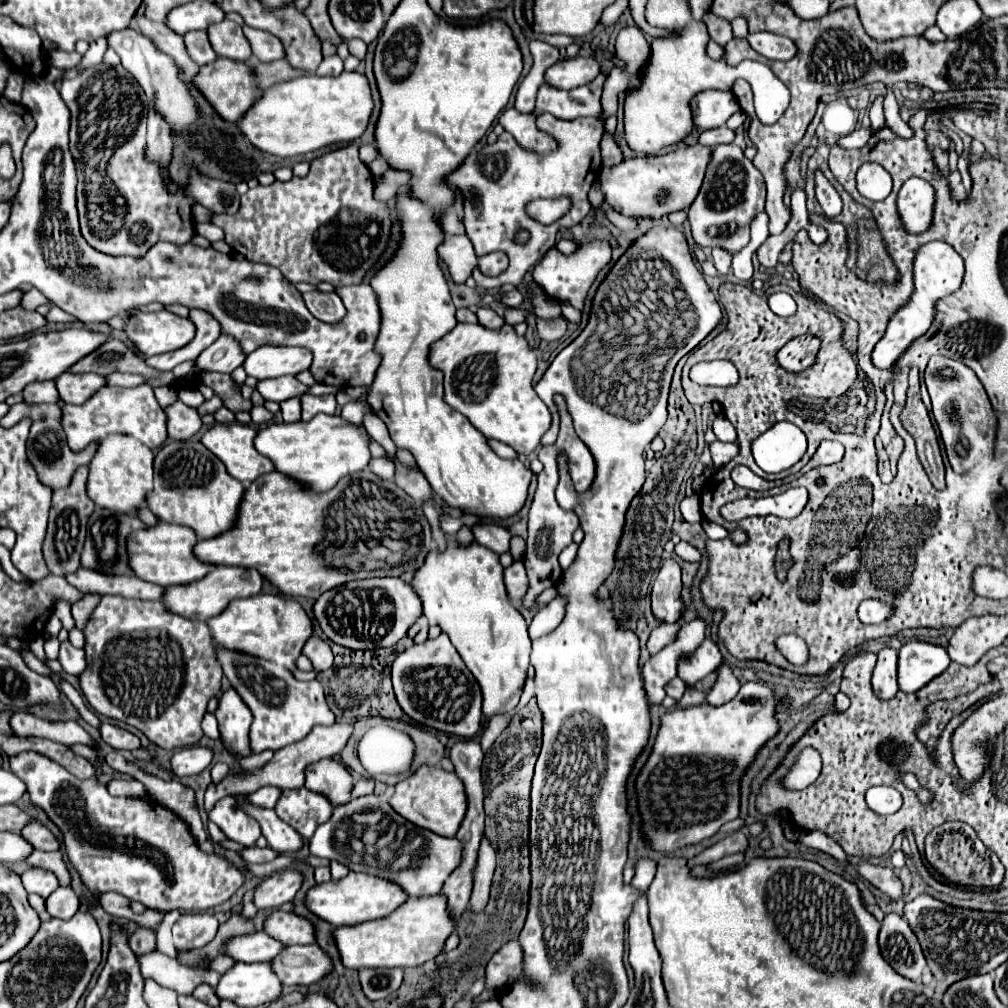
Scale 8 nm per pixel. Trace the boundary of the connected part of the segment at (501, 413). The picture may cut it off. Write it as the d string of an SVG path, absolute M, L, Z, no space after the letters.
M457 324L447 336L439 338L429 348L429 364L435 370L443 372L443 400L451 404L457 412L461 412L485 438L495 438L517 450L519 456L531 454L541 436L551 426L551 412L543 404L543 400L533 390L533 374L537 368L535 352L529 348L523 336L517 336L513 326L505 324L501 330L489 330L481 324Z

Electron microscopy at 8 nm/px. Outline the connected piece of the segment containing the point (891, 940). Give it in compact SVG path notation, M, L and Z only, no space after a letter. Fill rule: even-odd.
M887 914L879 932L879 948L883 958L901 976L921 982L921 972L927 966L919 940L907 920L899 914Z

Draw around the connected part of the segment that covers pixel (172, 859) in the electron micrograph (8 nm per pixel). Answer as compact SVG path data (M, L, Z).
M25 752L11 758L11 772L27 784L31 802L35 806L41 806L59 826L73 866L81 874L87 888L93 892L113 890L159 912L171 912L175 908L197 912L223 904L243 884L243 870L229 864L217 854L201 852L187 824L175 812L157 802L151 802L147 798L115 798L107 792L107 784L99 782L97 778L79 780L63 766L37 752Z

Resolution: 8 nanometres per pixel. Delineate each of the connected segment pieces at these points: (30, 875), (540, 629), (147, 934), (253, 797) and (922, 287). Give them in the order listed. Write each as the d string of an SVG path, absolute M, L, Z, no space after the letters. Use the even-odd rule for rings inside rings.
M27 868L21 874L23 886L29 894L39 894L43 898L47 898L51 892L55 892L55 888L59 888L59 880L53 872L47 872L43 868Z
M565 598L551 600L547 606L543 606L533 616L533 620L529 624L529 636L531 636L531 640L553 632L559 626L559 622L563 620L563 616L565 616Z
M139 928L131 940L129 940L129 946L135 954L147 954L147 952L153 952L155 950L155 934L153 930L149 928Z
M263 786L257 792L249 794L249 800L253 802L254 806L263 806L263 808L274 809L277 800L281 796L279 788L271 788L271 786Z
M929 242L923 244L919 248L919 252L915 254L915 292L911 296L911 300L891 318L885 336L879 340L879 344L873 350L873 364L877 368L887 368L891 370L895 366L895 362L901 358L901 354L909 348L909 344L919 338L921 334L927 332L927 328L933 322L933 314L935 314L935 302L937 298L949 296L953 294L961 280L963 280L963 258L949 246L943 242Z

